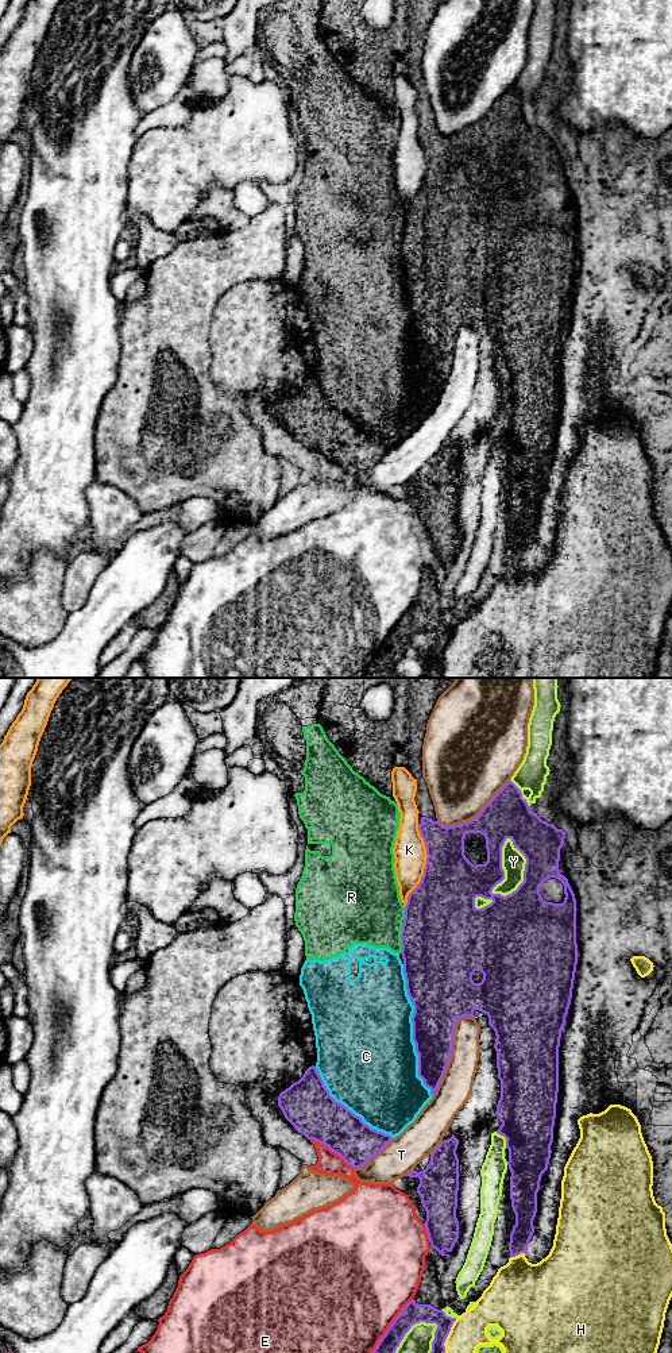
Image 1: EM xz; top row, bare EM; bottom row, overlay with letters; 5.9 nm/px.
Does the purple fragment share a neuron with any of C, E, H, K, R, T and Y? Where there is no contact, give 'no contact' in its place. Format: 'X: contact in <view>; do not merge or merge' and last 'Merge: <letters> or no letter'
C: contact in xz; do not merge
E: contact in xz; do not merge
H: contact in xz; do not merge
K: contact in xz; do not merge
R: contact in xz; do not merge
T: contact in xz; do not merge
Y: contact in xz; do not merge
Merge: no letter

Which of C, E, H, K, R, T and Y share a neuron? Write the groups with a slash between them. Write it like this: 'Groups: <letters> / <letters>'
Groups: C R / E / H / K / T / Y

